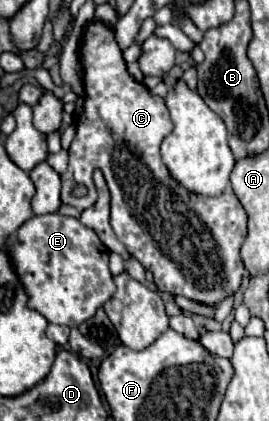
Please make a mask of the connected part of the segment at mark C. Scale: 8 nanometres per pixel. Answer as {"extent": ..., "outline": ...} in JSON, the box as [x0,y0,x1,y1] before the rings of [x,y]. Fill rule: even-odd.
{"extent":[61,20,247,304],"outline":[[[99,20],[87,22],[81,36],[79,58],[83,64],[85,106],[79,116],[77,134],[69,148],[69,168],[61,174],[61,202],[75,206],[79,212],[83,212],[87,206],[93,206],[97,200],[97,192],[91,174],[95,168],[99,168],[111,190],[111,226],[119,242],[125,244],[127,252],[153,274],[159,292],[167,292],[171,296],[181,294],[205,304],[219,304],[227,294],[237,292],[241,276],[245,272],[243,260],[239,256],[241,244],[247,236],[247,214],[243,204],[239,202],[231,186],[221,196],[209,198],[189,192],[169,174],[159,154],[161,140],[171,132],[169,110],[161,96],[151,94],[145,84],[137,82],[127,72],[121,48],[115,40],[115,32],[111,26]],[[75,186],[85,186],[87,194],[73,196]]]}

